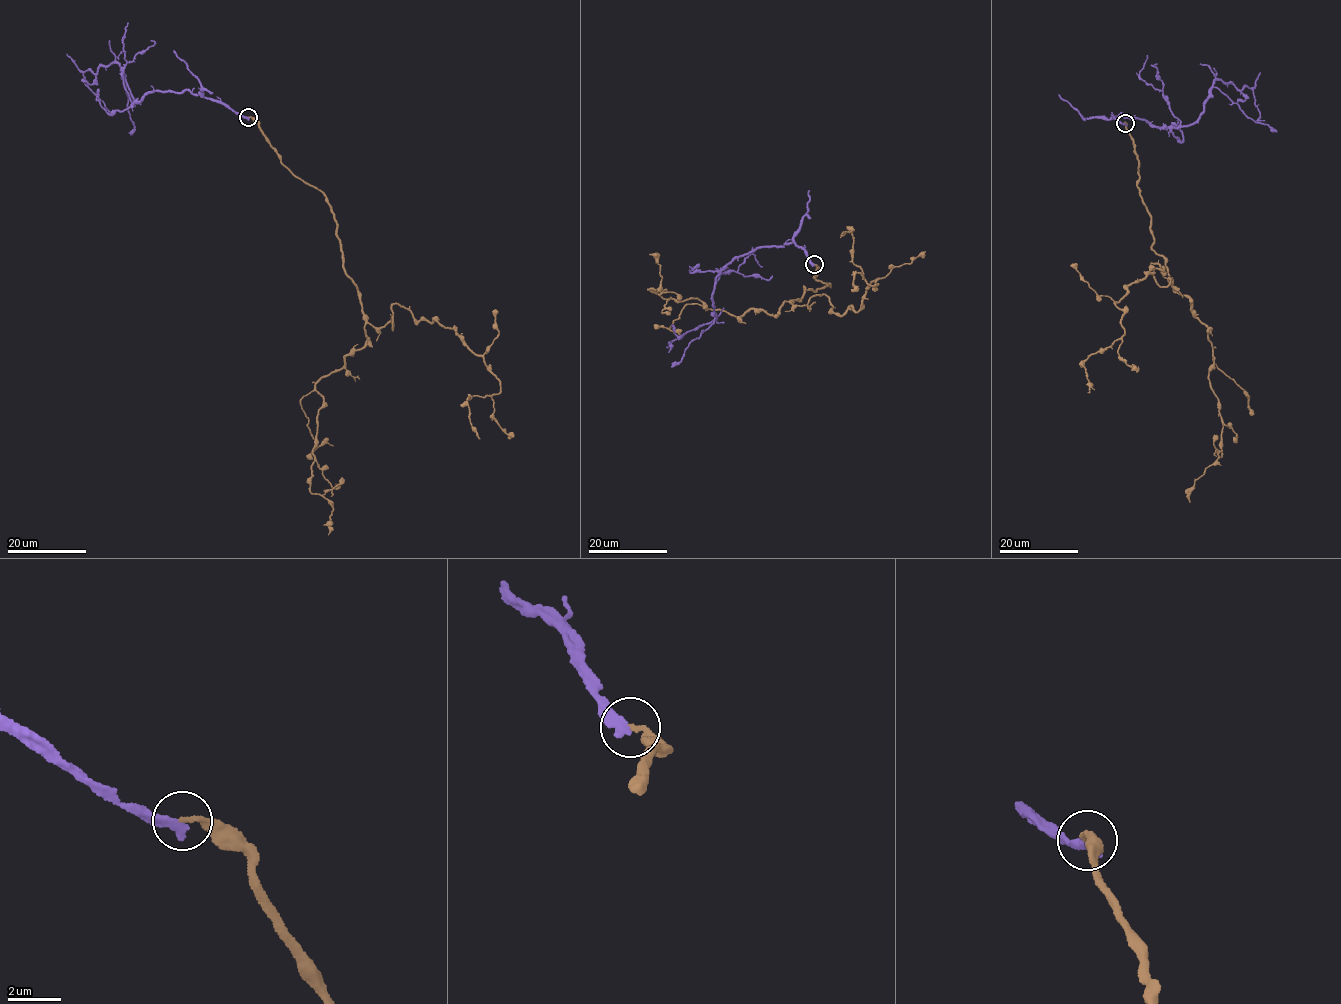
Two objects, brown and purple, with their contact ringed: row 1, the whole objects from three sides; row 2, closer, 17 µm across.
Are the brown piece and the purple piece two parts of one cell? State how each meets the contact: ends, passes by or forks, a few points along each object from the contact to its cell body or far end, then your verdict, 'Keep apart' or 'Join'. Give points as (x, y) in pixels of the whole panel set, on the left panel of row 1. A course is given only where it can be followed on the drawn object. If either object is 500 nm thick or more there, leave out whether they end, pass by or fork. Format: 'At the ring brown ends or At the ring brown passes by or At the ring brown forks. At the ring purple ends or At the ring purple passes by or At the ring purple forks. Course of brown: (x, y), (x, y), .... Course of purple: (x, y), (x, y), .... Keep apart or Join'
At the ring brown ends. At the ring purple ends. Course of brown: (248, 117), (326, 198), (363, 318), (393, 329), (395, 303), (453, 327), (500, 382), (466, 402), (480, 439). Course of purple: (248, 117), (188, 90), (147, 92), (135, 106), (124, 72), (114, 62), (83, 74), (109, 114). Keep apart

